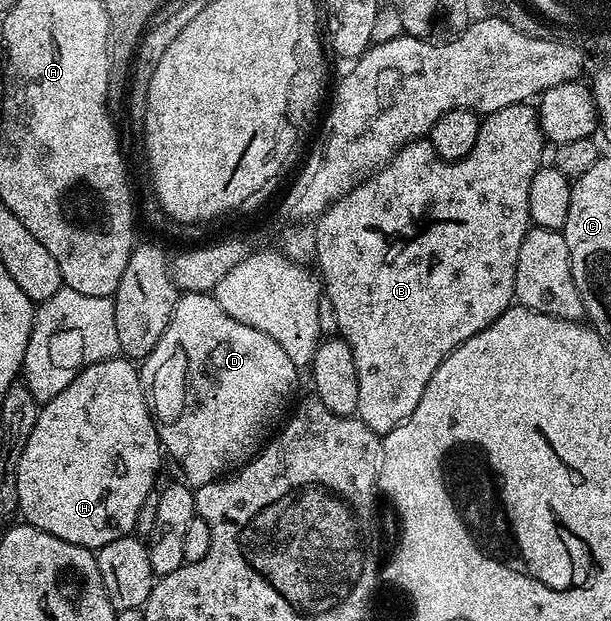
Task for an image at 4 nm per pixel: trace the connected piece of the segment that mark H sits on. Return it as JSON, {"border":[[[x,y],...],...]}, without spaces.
{"border":[[[122,356],[106,358],[104,362],[98,362],[80,370],[78,376],[67,385],[65,392],[42,403],[37,424],[33,424],[33,432],[29,432],[25,452],[21,452],[17,464],[17,510],[27,517],[24,518],[26,525],[41,528],[69,544],[77,544],[92,552],[98,552],[105,544],[118,538],[128,537],[134,531],[137,512],[141,512],[141,504],[145,504],[145,496],[149,496],[149,492],[157,486],[155,477],[159,474],[159,454],[161,455],[159,427],[155,425],[151,407],[147,401],[147,391],[136,363]]]}

